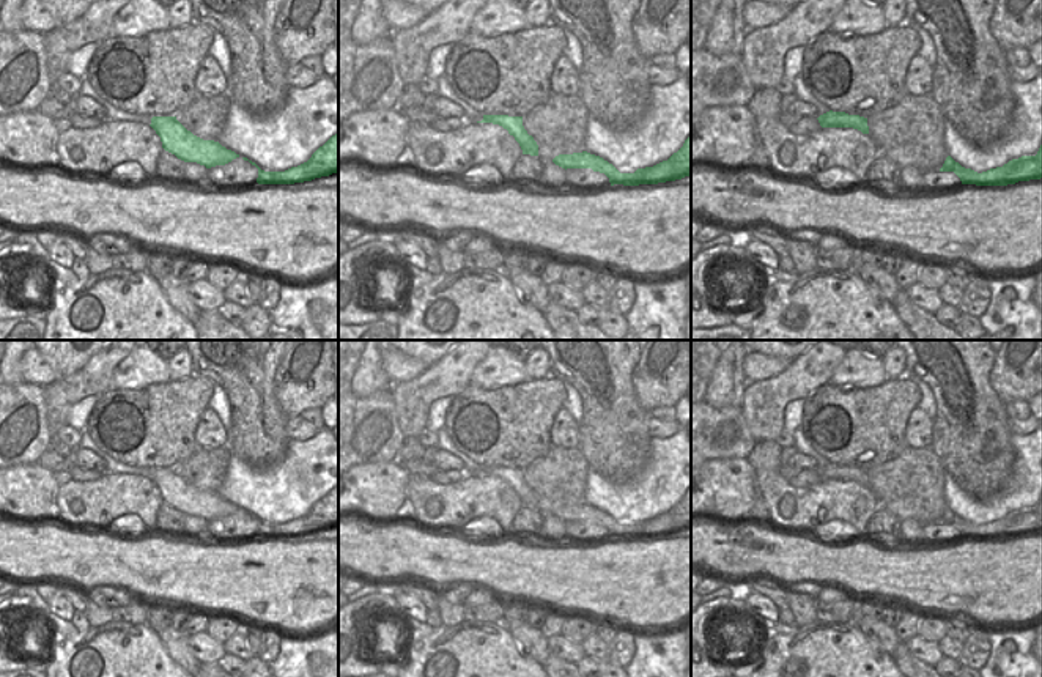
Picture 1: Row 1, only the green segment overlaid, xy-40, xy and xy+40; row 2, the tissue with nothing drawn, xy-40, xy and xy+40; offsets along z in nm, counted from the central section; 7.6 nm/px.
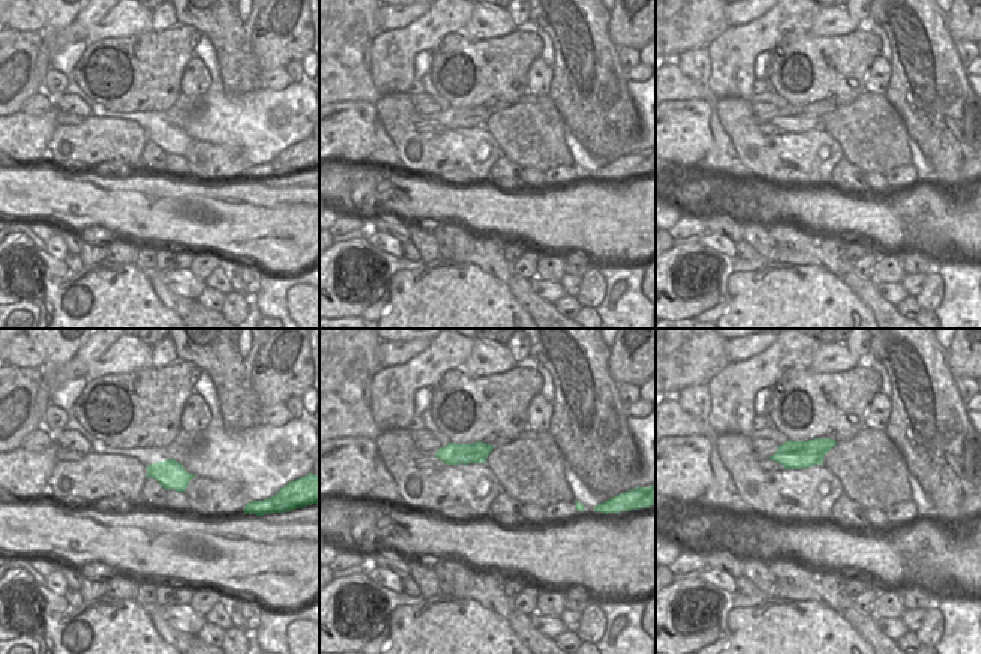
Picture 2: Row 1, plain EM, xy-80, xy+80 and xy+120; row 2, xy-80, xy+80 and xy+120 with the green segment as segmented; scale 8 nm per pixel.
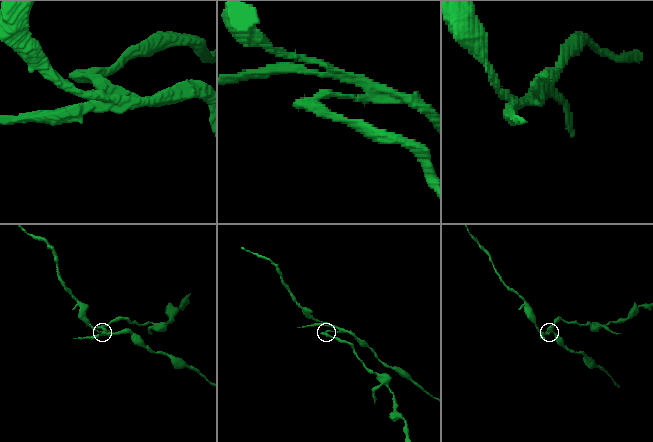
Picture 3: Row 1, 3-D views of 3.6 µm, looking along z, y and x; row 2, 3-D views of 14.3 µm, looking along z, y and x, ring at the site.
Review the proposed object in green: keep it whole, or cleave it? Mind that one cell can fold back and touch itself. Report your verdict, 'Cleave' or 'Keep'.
Cleave

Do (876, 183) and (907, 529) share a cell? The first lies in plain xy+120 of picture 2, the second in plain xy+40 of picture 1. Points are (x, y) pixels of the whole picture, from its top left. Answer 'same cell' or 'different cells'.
same cell

